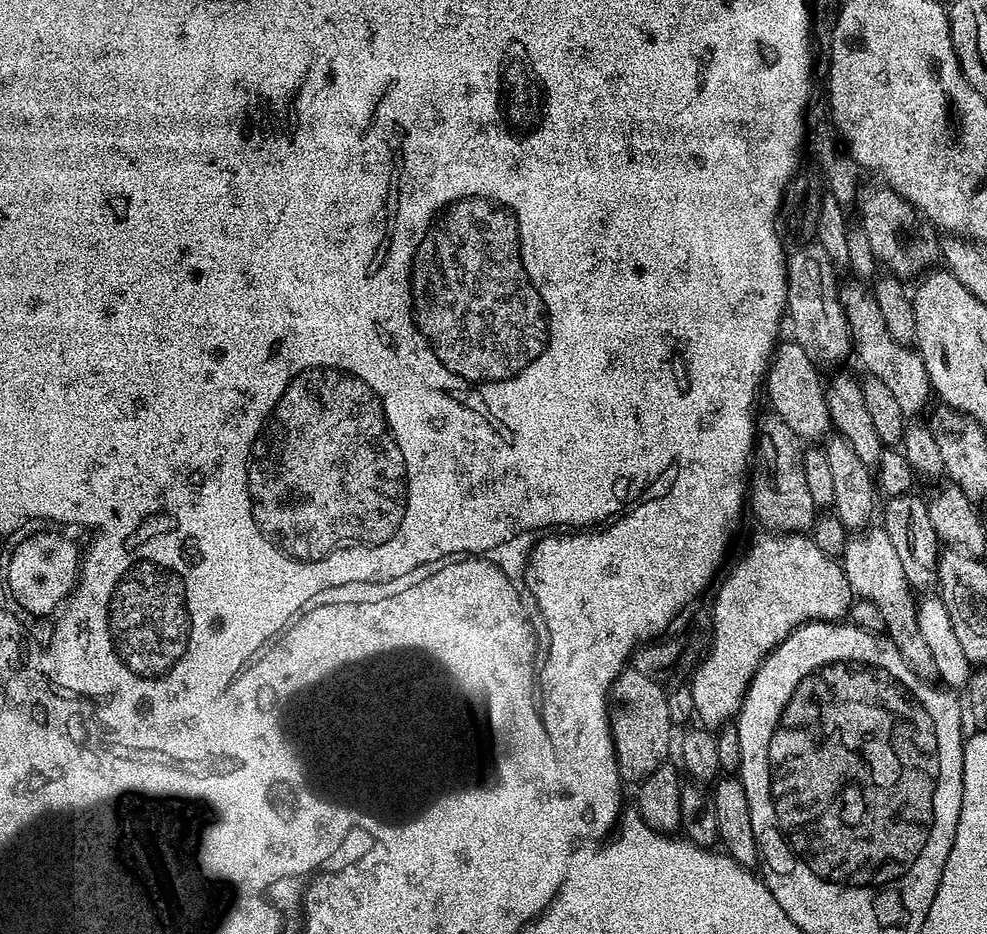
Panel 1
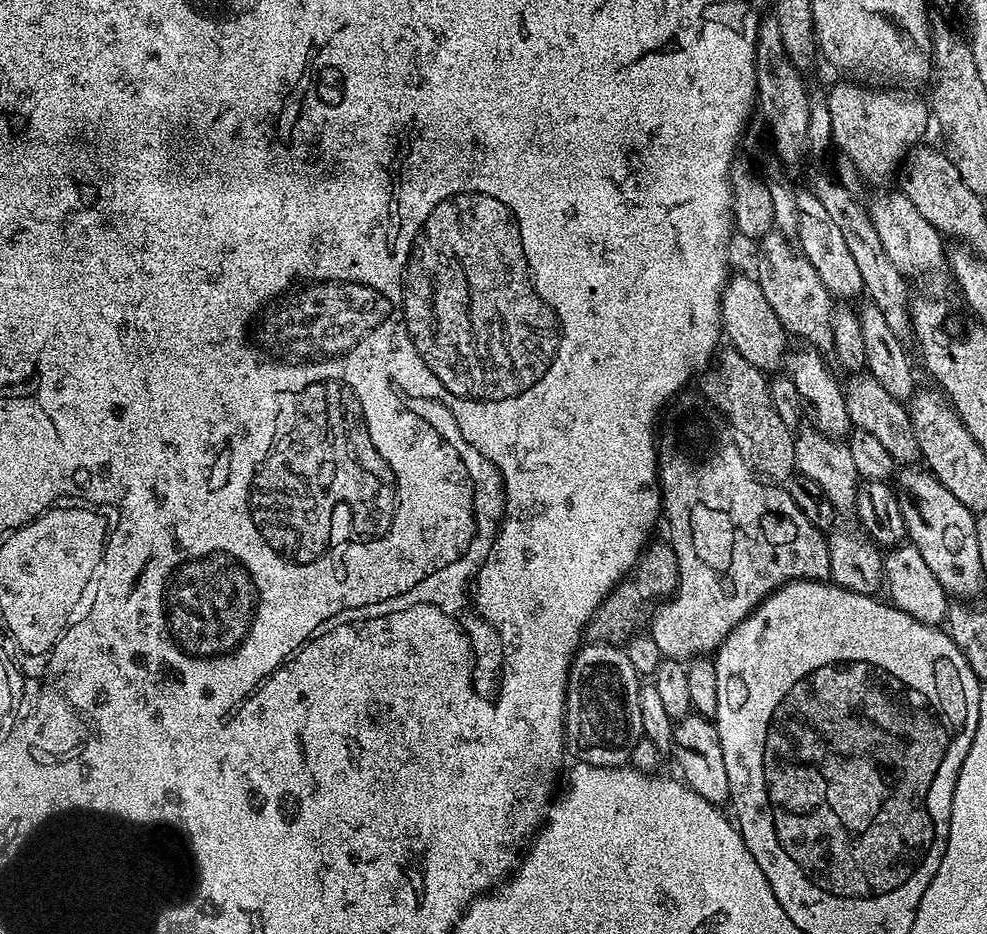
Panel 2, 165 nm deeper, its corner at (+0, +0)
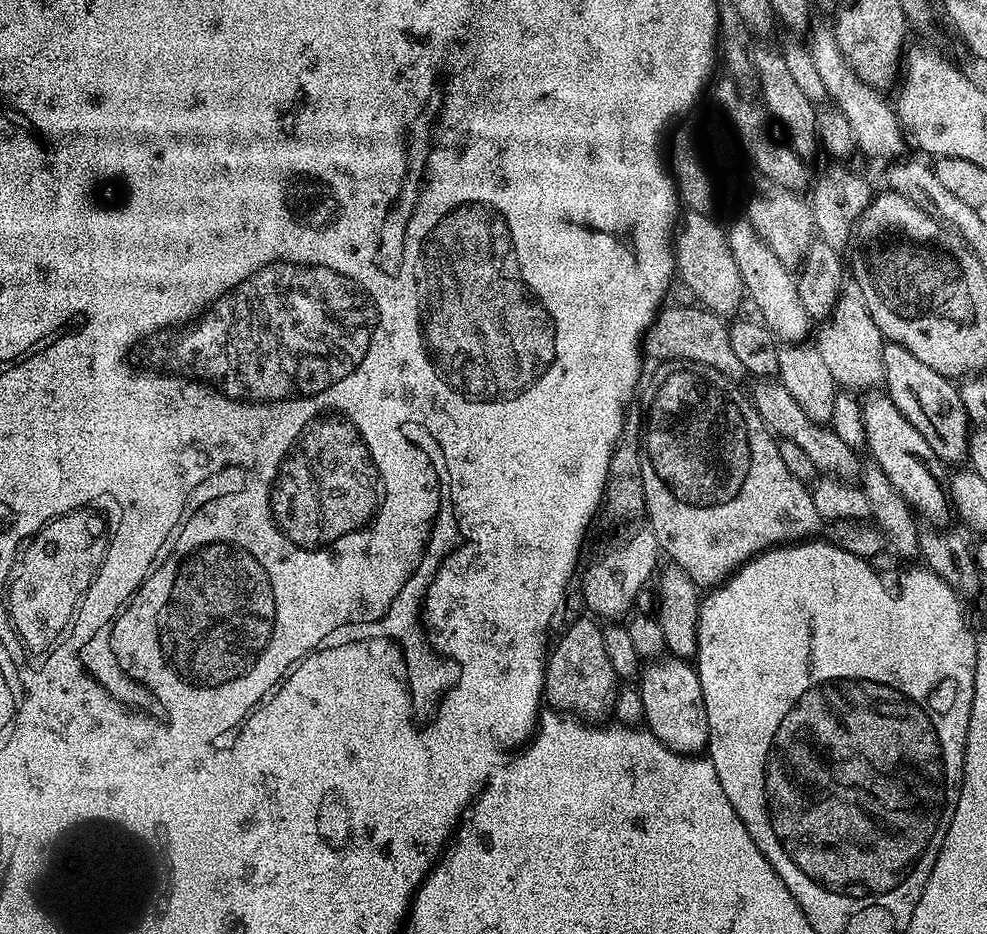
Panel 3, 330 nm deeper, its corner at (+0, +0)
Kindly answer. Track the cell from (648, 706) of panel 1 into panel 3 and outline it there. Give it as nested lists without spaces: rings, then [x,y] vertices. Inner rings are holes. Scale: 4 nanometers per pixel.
[[[576,618],[571,621],[572,624],[568,629],[565,630],[564,633],[560,636],[560,641],[557,642],[556,645],[553,643],[551,645],[550,651],[546,656],[546,663],[544,666],[544,696],[546,697],[547,703],[548,700],[553,709],[559,710],[561,712],[567,712],[585,722],[600,722],[604,715],[611,713],[613,709],[616,707],[616,694],[618,691],[618,677],[614,674],[614,666],[610,666],[610,658],[606,658],[606,646],[602,642],[602,628],[601,625],[596,625],[597,621],[592,618],[587,618],[588,620],[584,620],[585,618]]]

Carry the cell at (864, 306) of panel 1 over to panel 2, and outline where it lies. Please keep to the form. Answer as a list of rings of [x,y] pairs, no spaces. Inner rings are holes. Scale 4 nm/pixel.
[[[807,190],[797,191],[798,198],[798,230],[795,239],[798,241],[798,247],[805,256],[808,257],[810,266],[818,270],[818,278],[826,286],[826,290],[832,293],[833,297],[842,299],[841,301],[851,301],[851,296],[861,295],[864,292],[864,283],[862,274],[858,274],[858,265],[854,263],[854,254],[850,254],[849,247],[842,239],[842,230],[838,230],[838,222],[830,219],[830,214],[818,202],[815,191]]]

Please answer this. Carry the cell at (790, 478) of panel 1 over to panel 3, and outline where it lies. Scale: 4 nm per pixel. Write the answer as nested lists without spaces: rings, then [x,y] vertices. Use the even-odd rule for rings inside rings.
[[[703,306],[696,308],[668,308],[661,307],[652,321],[642,341],[645,353],[653,356],[653,361],[666,360],[693,360],[699,364],[710,366],[729,378],[743,377],[745,370],[742,363],[738,362],[733,347],[730,346],[728,334],[729,325],[717,313],[708,311]]]

